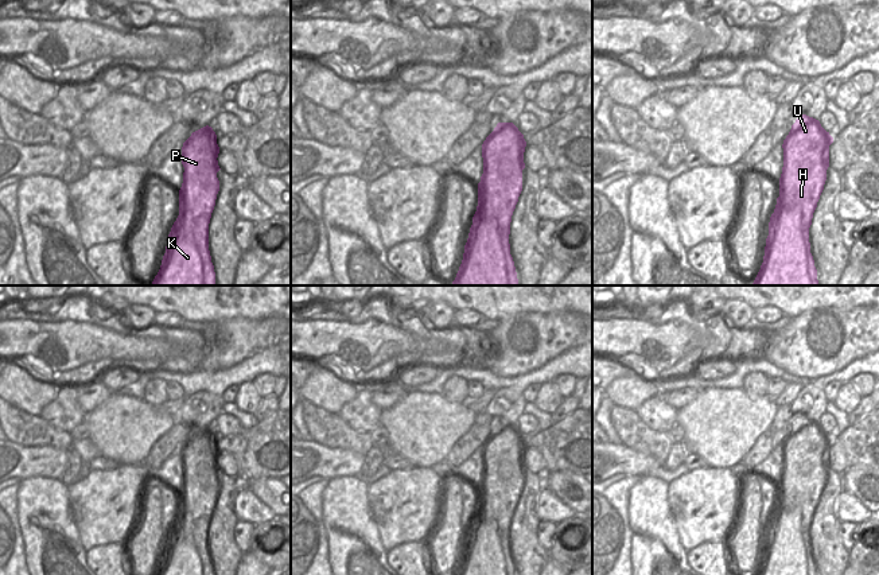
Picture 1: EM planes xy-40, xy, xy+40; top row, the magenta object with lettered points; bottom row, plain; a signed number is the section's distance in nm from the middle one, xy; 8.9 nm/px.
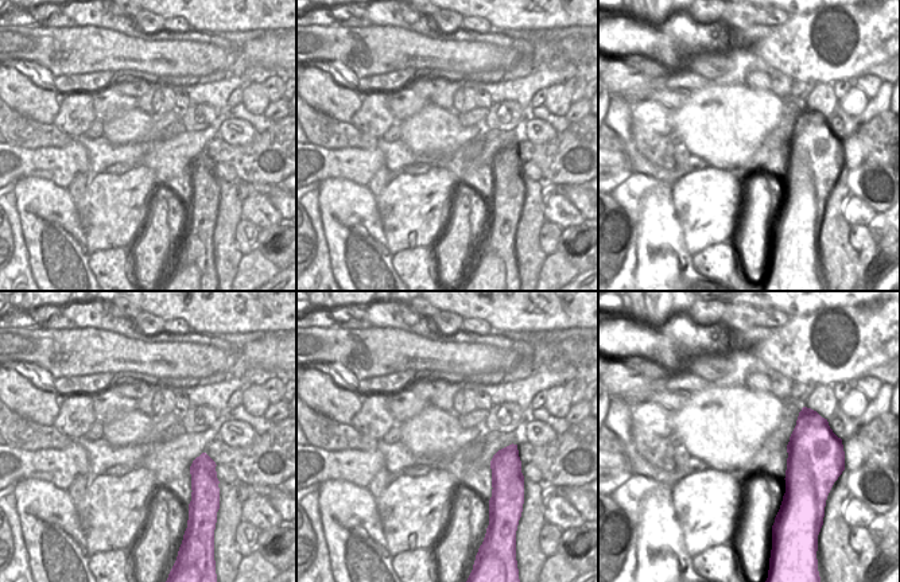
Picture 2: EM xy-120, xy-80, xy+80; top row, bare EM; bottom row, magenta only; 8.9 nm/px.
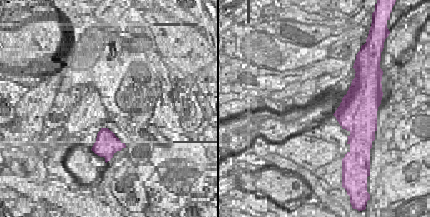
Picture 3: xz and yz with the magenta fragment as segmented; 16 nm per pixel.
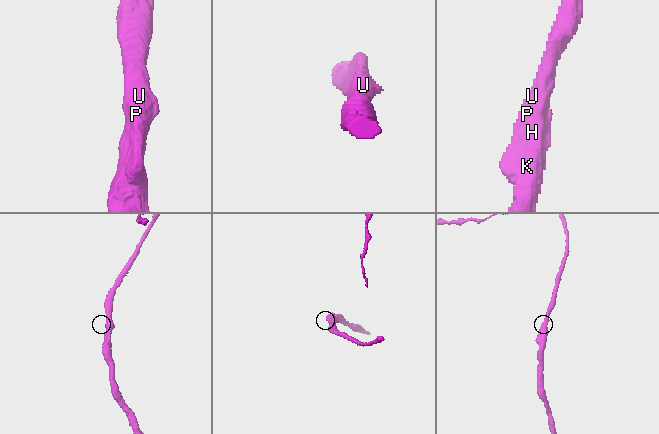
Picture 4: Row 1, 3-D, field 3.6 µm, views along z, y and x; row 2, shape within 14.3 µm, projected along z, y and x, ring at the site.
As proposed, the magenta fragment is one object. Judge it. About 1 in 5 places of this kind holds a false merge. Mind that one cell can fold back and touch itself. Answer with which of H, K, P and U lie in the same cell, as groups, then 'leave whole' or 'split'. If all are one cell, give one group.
groups H K P U; leave whole

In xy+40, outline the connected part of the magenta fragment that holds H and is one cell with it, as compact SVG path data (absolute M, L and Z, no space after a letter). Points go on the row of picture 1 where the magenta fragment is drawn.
M800 114L792 125L782 144L779 197L769 222L763 263L752 285L818 285L817 269L810 253L809 228L827 180L832 143L833 137L813 117Z

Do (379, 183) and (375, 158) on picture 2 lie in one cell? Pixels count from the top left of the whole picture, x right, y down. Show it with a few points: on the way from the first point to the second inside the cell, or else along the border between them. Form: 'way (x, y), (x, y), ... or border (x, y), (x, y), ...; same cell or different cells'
border (384, 165), (367, 186); different cells

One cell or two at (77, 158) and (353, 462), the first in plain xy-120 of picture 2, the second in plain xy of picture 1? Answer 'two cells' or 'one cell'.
one cell

